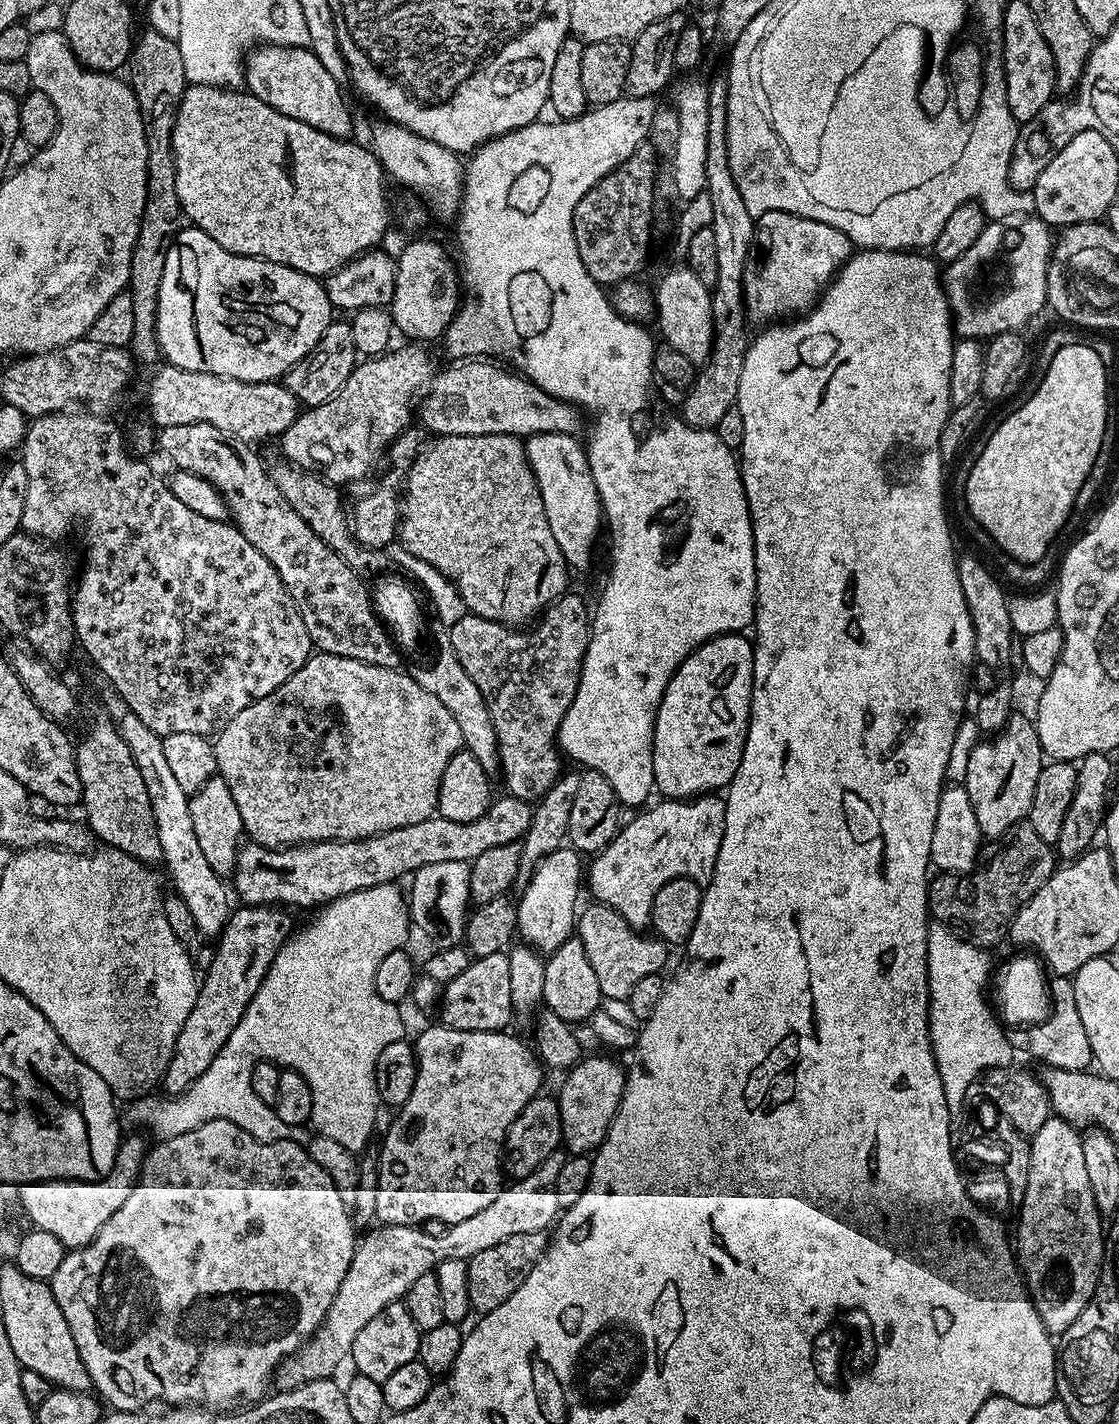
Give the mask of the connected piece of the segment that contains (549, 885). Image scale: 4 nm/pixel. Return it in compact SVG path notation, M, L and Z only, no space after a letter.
M571 846L554 850L545 856L537 866L528 885L519 893L516 905L516 926L518 936L525 945L531 946L541 954L550 954L562 946L562 942L573 939L578 919L576 899L582 888L581 853Z

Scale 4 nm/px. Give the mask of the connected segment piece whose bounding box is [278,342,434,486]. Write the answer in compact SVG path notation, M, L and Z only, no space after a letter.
M404 342L401 348L393 347L383 356L364 358L356 365L356 369L346 378L342 390L334 394L326 402L313 408L304 408L296 421L279 437L278 444L284 451L283 459L295 464L297 468L319 473L330 484L345 486L351 480L364 480L376 468L380 455L389 451L392 441L398 434L409 427L414 416L414 405L418 397L425 391L426 385L434 375L432 356L425 345L420 342Z

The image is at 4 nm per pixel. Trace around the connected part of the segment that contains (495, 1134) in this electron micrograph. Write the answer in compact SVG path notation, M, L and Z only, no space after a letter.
M436 1022L433 1028L428 1028L417 1040L414 1040L416 1049L416 1081L410 1098L395 1113L392 1125L384 1136L378 1151L378 1171L376 1174L376 1220L380 1224L410 1224L419 1225L426 1219L440 1219L444 1225L457 1224L466 1218L478 1214L485 1206L490 1206L498 1198L502 1187L502 1153L504 1139L518 1114L522 1114L522 1106L530 1102L541 1091L540 1068L541 1061L535 1051L528 1048L516 1036L511 1036L511 1031L498 1032L467 1032L466 1030L454 1030L445 1028L443 1023Z

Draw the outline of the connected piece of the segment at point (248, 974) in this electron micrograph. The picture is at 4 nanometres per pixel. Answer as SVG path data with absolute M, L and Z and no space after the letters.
M240 906L229 916L215 941L216 953L212 956L212 965L205 976L203 973L194 1010L190 1010L186 1022L177 1031L174 1054L166 1066L162 1081L167 1095L177 1097L194 1081L202 1078L202 1074L206 1074L206 1066L214 1062L226 1038L230 1038L230 1030L238 1026L238 1018L242 1018L250 998L258 994L262 978L266 978L278 950L293 931L294 923L287 914L280 906Z

